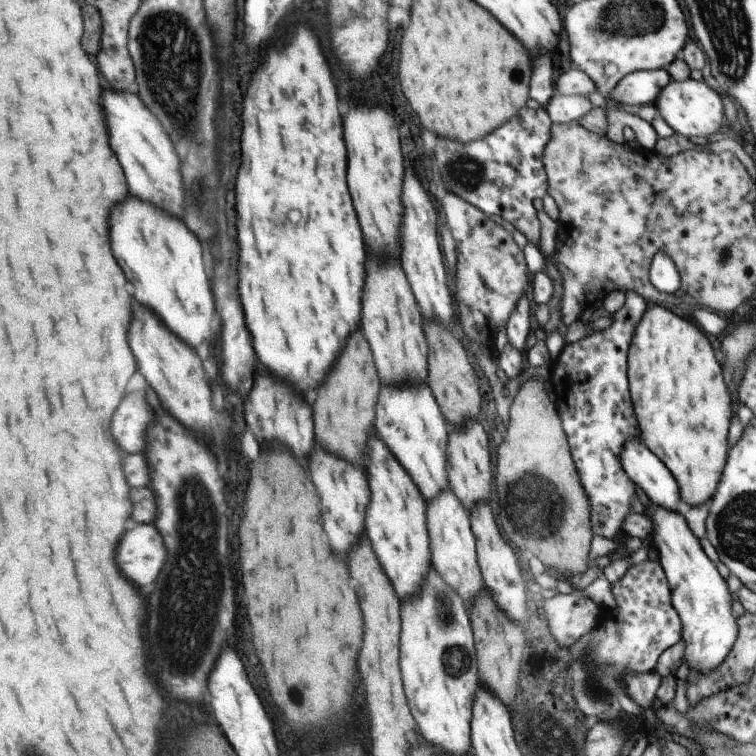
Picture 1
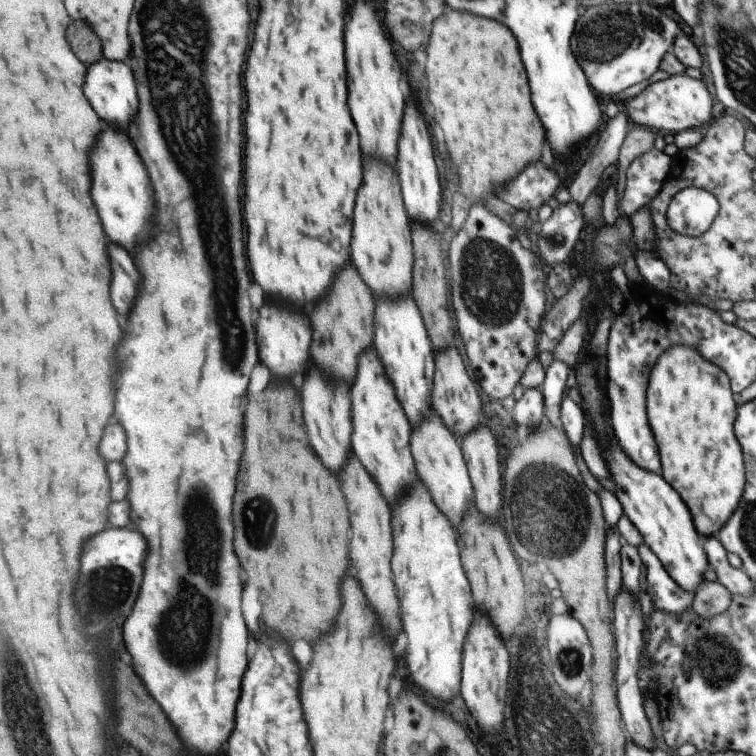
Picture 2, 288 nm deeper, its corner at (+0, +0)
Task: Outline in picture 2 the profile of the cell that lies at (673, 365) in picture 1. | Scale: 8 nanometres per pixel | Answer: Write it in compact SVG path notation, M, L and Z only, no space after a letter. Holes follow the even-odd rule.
M673 346L661 354L661 360L649 374L649 424L653 424L653 436L657 436L657 448L661 448L661 476L681 492L681 500L693 508L693 520L701 528L703 536L717 536L725 528L727 520L735 512L745 488L745 464L743 450L735 440L735 402L729 390L727 374L705 360L699 350L689 346Z

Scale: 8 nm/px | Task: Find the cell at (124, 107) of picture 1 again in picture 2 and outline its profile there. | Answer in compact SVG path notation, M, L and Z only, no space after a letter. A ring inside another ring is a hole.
M101 60L95 62L89 68L89 76L85 80L85 96L89 96L89 102L93 108L97 108L97 114L113 124L113 114L115 114L115 124L121 130L127 130L133 118L137 118L137 108L139 108L139 96L137 96L137 82L133 76L133 68L125 62L113 62L113 60ZM115 86L115 90L113 90Z

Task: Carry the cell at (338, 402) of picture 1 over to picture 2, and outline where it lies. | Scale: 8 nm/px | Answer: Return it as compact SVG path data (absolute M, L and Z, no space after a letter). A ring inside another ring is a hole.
M349 264L341 276L337 276L337 284L333 284L333 292L321 300L321 306L311 308L311 358L313 362L327 374L343 376L349 384L353 384L355 364L361 350L371 344L371 320L373 320L373 300L369 288L359 278L357 270Z

